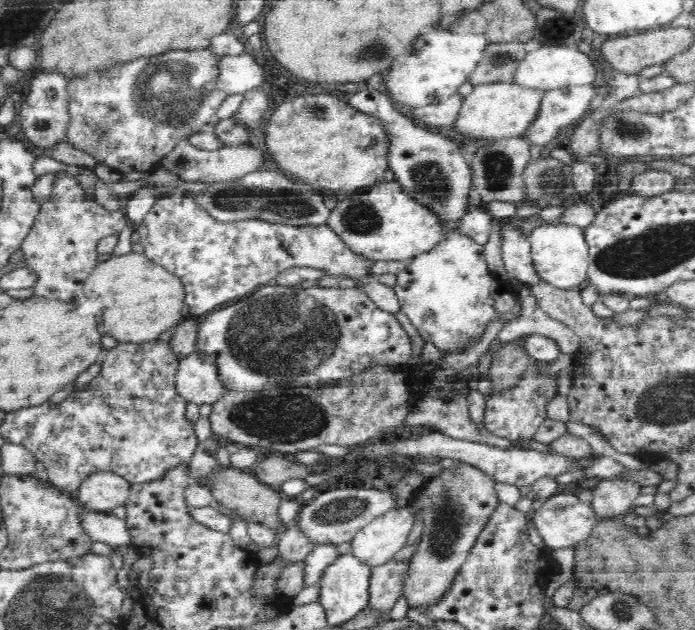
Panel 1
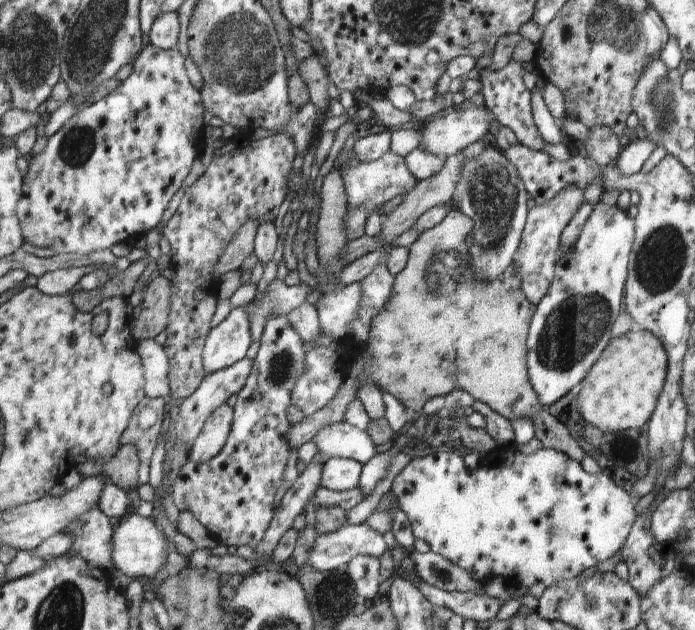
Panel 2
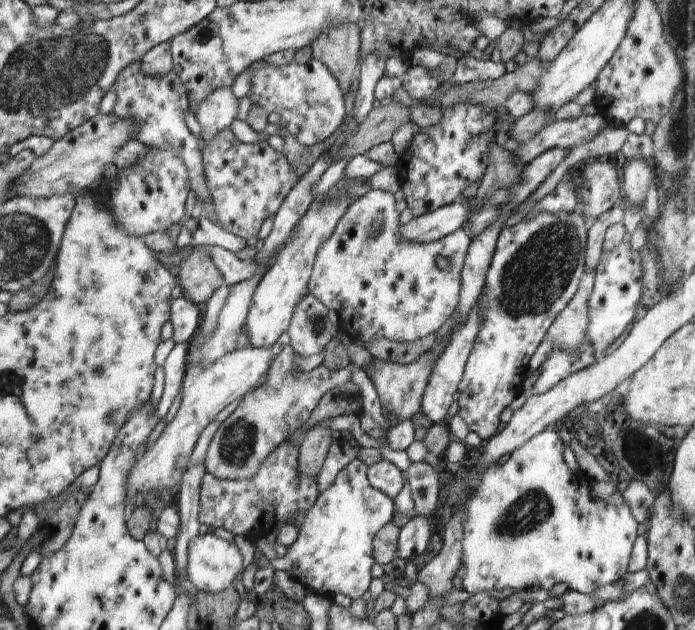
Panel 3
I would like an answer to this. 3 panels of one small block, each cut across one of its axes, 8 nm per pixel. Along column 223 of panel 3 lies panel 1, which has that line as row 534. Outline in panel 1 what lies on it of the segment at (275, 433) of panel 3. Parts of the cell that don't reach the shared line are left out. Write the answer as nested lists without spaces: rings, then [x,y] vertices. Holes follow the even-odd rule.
[[[458,461],[455,470],[443,468],[438,476],[423,483],[410,504],[406,505],[415,516],[422,517],[424,524],[418,548],[407,560],[408,574],[403,594],[410,609],[434,607],[451,590],[460,566],[467,561],[468,553],[476,544],[489,516],[500,504],[496,483],[479,468]],[[413,502],[416,502],[417,508],[411,505]]]

